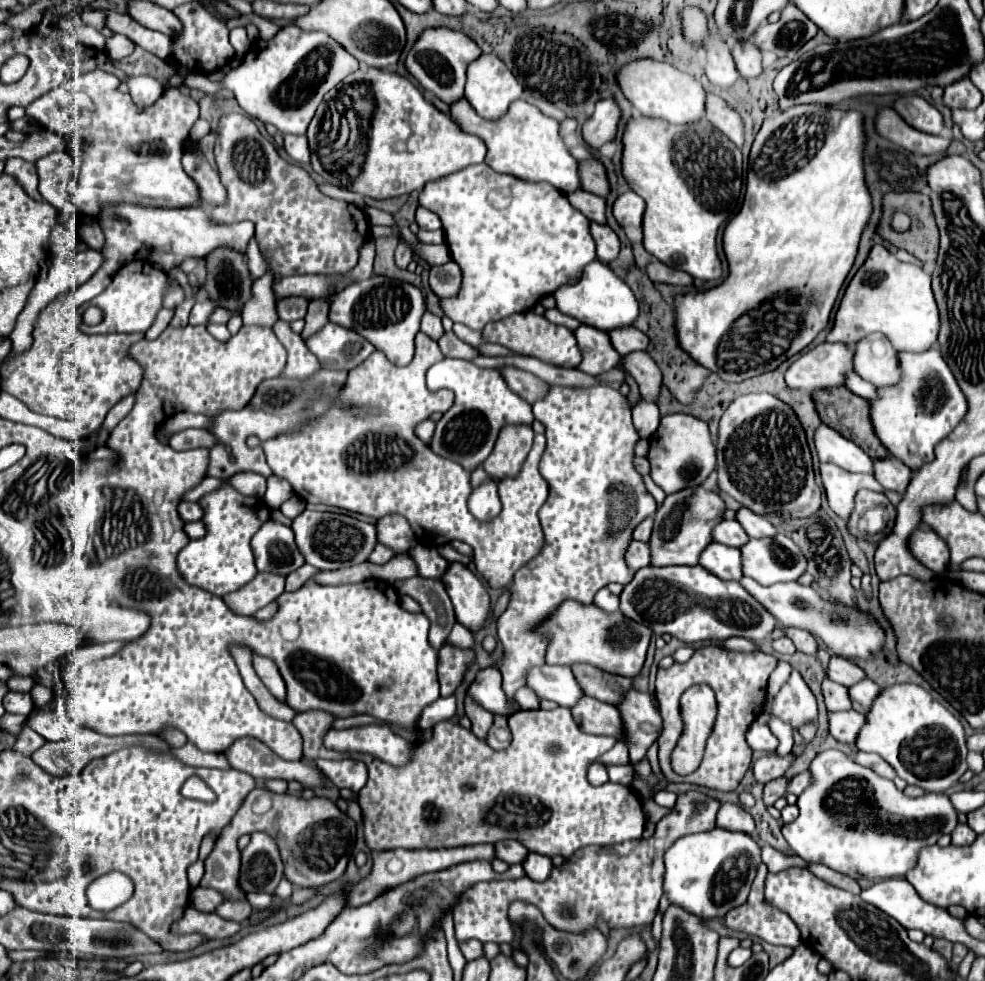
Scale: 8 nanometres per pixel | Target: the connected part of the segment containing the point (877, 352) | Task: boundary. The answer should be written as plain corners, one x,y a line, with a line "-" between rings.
870,334
854,346
854,372
878,388
894,386
902,380
898,350
884,334

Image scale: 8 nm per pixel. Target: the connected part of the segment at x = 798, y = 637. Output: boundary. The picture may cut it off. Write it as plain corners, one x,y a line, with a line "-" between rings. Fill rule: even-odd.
786,628
786,636
792,638
792,642
796,644
796,648
808,656
816,656
818,654
818,642
812,634
806,634
804,630
794,630
794,628

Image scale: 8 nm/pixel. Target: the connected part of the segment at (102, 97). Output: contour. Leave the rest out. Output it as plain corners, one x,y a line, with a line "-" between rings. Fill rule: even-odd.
92,70
78,78
68,80
66,84
50,90
34,104
28,106
28,114
44,128
62,134
68,140
68,152
80,156
82,164
78,170
78,186
74,192
76,208
86,216
96,216
102,208
102,202
138,202
146,206
196,206
198,194
194,180
182,170
180,158
184,142
192,124
198,120
198,104
192,96
182,94
178,88
166,88
162,96
146,110
140,110
130,94
116,90
118,80
114,74
104,70
-
78,138
84,138
84,146
78,144

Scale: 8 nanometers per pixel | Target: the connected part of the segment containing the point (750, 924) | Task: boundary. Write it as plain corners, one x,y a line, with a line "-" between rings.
760,864
746,904
742,904
742,906
730,910
730,912
724,916
724,924
726,924
726,928
730,928
730,930
746,932
746,934
750,934
750,936
758,936
758,938
762,938
762,940
768,942
768,944
782,944
782,946
796,948
796,946
800,944
800,930
798,930
798,926
796,926
782,910
774,910
770,904
764,902
764,890
762,890
762,886
764,886
766,872
768,872
766,866

